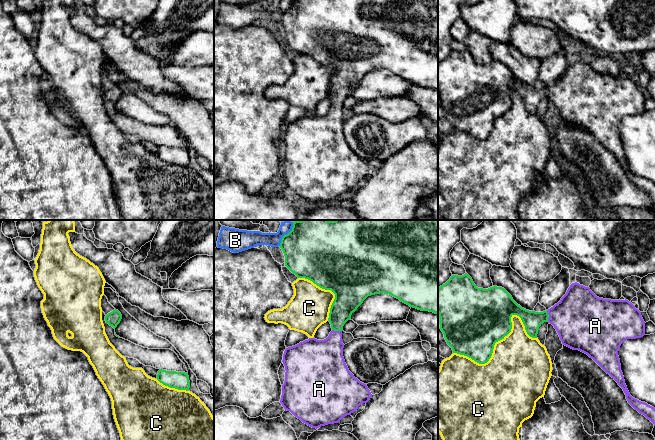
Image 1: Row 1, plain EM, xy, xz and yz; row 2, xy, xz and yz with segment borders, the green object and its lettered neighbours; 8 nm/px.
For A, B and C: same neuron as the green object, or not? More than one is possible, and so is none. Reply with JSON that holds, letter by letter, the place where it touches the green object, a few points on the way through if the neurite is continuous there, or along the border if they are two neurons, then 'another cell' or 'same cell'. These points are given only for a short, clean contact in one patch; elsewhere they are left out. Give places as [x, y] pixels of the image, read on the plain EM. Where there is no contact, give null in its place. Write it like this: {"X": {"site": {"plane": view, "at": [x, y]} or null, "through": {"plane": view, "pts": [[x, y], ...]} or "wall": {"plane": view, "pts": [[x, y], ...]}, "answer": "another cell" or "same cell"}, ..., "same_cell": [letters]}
{"A": {"site": {"plane": "xz", "at": [337, 106]}, "through": {"plane": "xz", "pts": [[346, 77], [337, 94], [337, 106], [332, 123], [324, 134]]}, "answer": "same cell"}, "B": {"site": {"plane": "xz", "at": [284, 11]}, "answer": "another cell"}, "C": {"site": {"plane": "yz", "at": [500, 115]}, "answer": "another cell"}, "same_cell": ["A"]}

